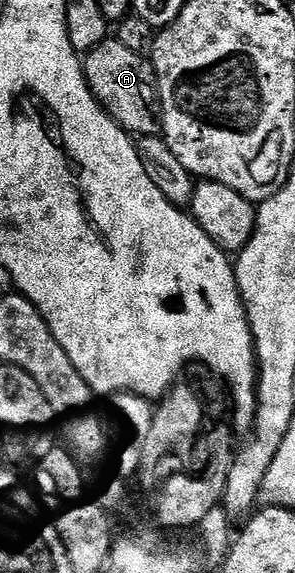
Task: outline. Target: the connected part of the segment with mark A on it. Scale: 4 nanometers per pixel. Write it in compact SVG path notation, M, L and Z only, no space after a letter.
M108 38L97 48L84 55L83 74L90 90L108 115L120 127L138 137L154 133L151 120L151 102L159 96L159 81L156 80L155 66L146 55L130 51L117 38Z

